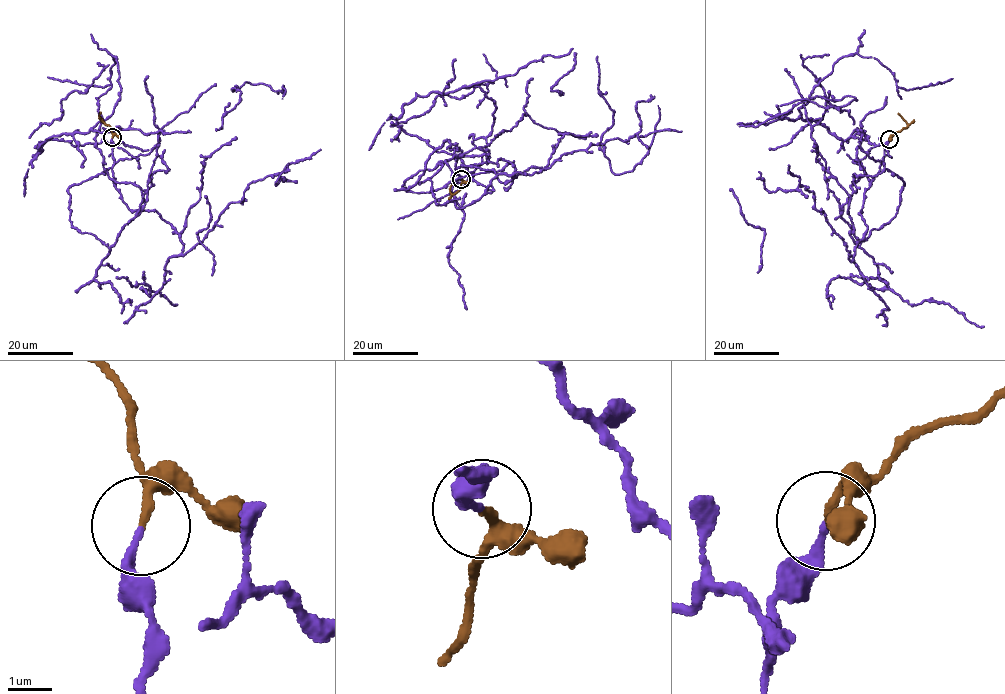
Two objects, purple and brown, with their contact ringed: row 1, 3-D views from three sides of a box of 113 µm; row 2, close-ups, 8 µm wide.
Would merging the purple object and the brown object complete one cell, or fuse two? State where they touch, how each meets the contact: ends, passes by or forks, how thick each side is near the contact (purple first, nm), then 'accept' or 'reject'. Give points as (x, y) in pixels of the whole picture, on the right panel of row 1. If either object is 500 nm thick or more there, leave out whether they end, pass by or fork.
at (889, 139); purple ends there; brown ends there; 170 nm thick on the purple side, 190 nm on the other; accept

